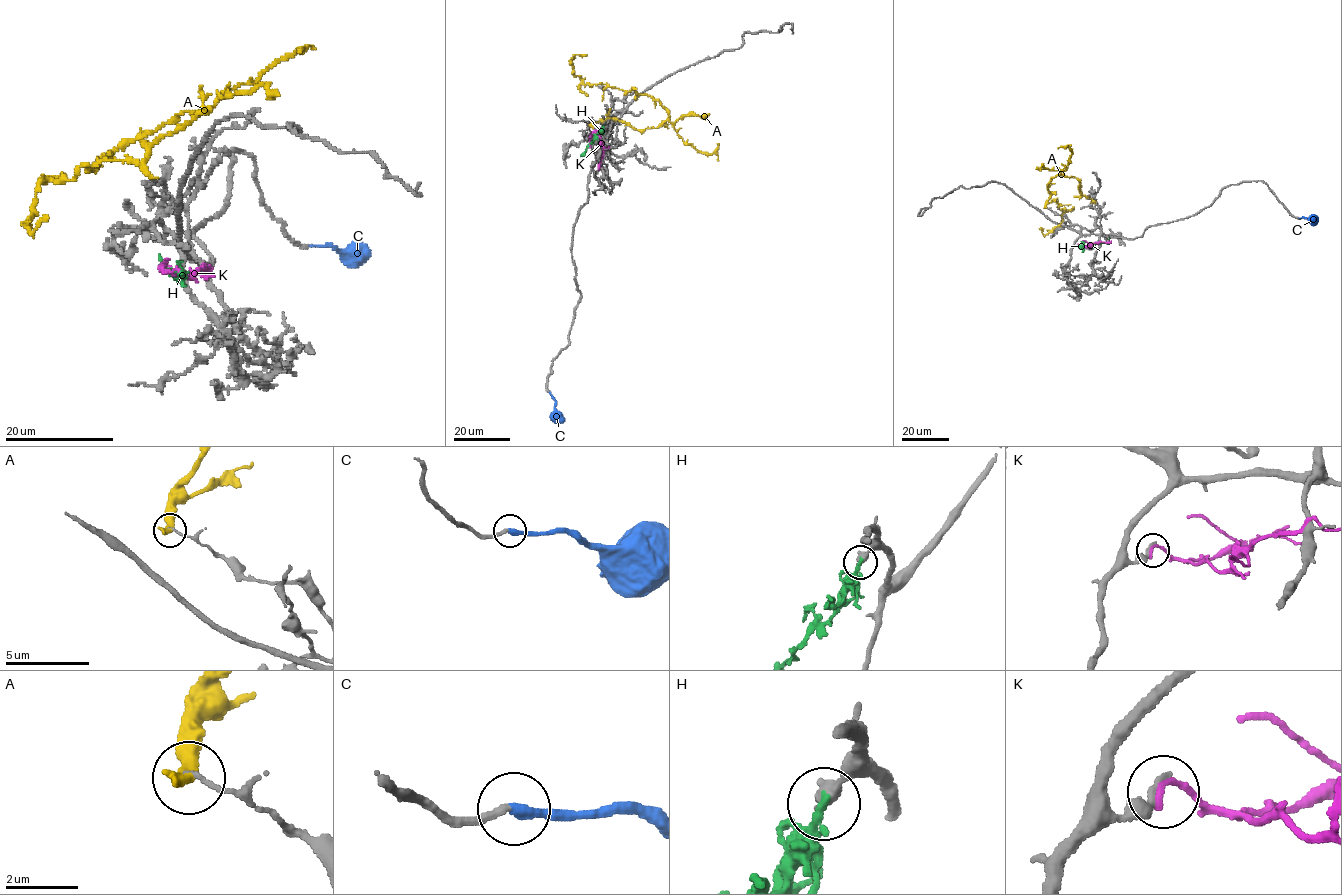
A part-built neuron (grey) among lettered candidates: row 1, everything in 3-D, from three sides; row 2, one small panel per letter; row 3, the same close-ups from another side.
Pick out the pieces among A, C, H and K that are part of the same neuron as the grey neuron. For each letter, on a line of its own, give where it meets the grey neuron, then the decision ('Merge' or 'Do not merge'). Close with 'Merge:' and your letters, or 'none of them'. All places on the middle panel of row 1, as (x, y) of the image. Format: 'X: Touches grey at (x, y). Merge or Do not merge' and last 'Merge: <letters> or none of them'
A: Touches grey at (634, 89). Do not merge
C: Touches grey at (550, 393). Merge
H: Touches grey at (603, 126). Do not merge
K: Touches grey at (602, 127). Do not merge
Merge: C

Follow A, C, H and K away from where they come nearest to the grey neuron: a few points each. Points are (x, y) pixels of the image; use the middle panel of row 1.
A: (634, 89), (658, 101), (668, 113), (667, 119), (657, 127), (637, 130), (610, 118), (594, 123), (591, 119)
C: (550, 393), (555, 402), (553, 419), (558, 419)
H: (603, 126), (584, 155)
K: (602, 126), (598, 129), (603, 153), (600, 170)

